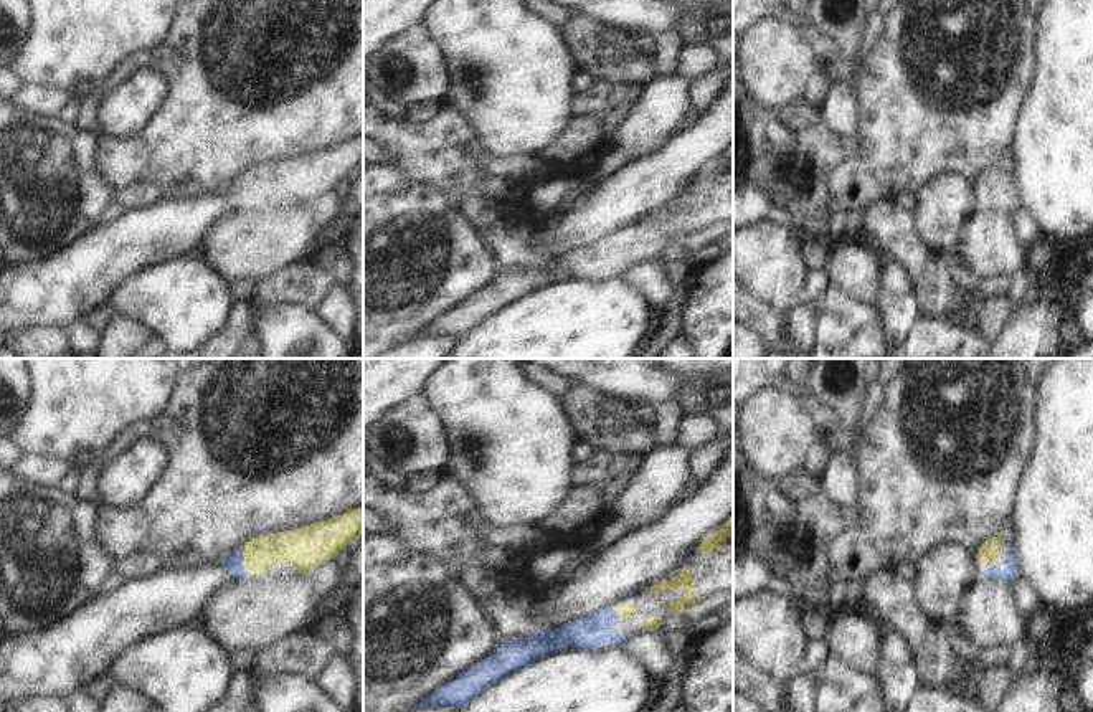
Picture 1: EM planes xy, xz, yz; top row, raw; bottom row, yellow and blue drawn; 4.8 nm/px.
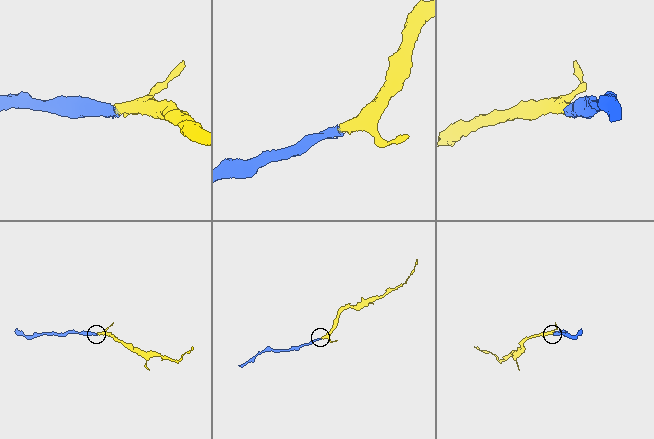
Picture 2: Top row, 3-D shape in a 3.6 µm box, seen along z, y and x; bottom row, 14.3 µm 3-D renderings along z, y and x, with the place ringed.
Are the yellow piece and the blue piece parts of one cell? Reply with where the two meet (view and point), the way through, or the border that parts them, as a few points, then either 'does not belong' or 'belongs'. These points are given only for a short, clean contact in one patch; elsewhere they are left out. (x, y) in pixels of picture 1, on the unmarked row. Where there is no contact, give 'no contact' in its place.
yz (988, 197) | across yz (989, 180), (988, 197), (998, 204), (1009, 204) | belongs

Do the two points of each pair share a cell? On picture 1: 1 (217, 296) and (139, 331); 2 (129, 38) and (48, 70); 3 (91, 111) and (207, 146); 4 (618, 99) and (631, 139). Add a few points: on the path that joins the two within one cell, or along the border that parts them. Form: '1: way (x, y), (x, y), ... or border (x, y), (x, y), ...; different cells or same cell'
1: border (116, 311), (144, 321), (157, 334); different cells
2: way (109, 38), (80, 38), (68, 50); same cell
3: way (126, 71), (137, 61), (164, 61), (207, 104); same cell
4: border (646, 88), (638, 106), (621, 126), (615, 147); different cells

